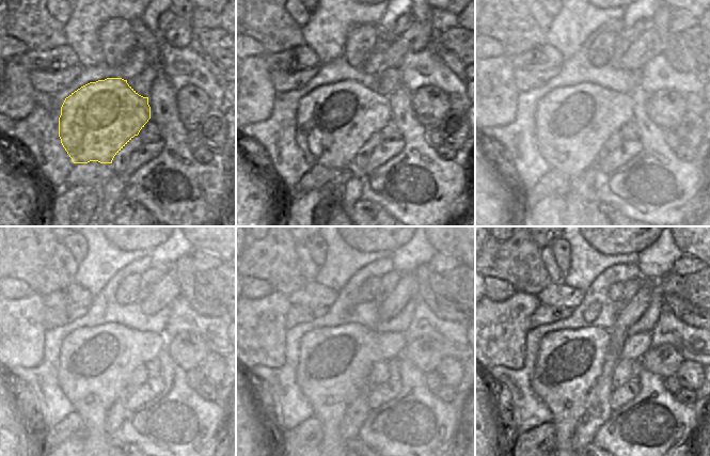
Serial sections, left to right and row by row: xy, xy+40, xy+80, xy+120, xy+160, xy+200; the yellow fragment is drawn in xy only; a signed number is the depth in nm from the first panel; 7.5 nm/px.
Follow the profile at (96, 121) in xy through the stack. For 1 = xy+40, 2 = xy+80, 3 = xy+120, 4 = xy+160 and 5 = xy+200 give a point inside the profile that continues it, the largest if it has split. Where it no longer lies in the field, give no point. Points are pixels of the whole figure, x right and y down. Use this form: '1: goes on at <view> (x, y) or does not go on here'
1: goes on at xy+40 (333, 122)
2: goes on at xy+80 (572, 123)
3: goes on at xy+120 (95, 364)
4: goes on at xy+160 (333, 366)
5: goes on at xy+200 (569, 362)

